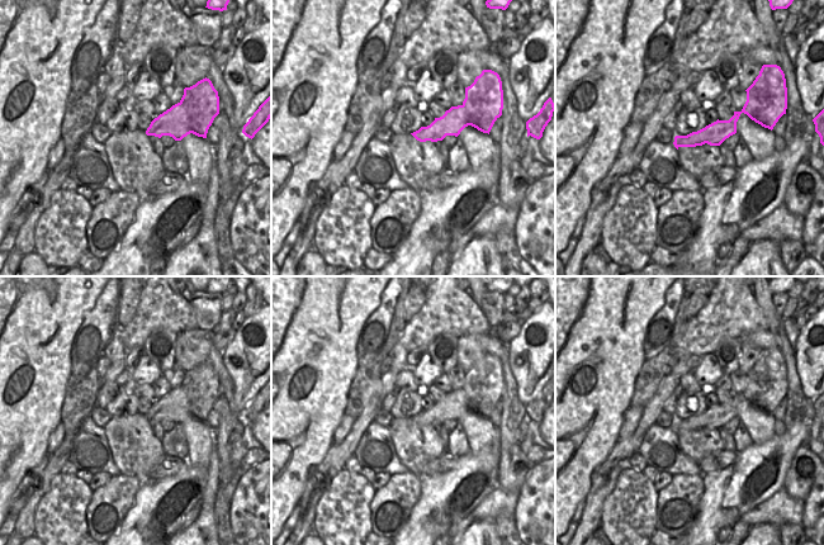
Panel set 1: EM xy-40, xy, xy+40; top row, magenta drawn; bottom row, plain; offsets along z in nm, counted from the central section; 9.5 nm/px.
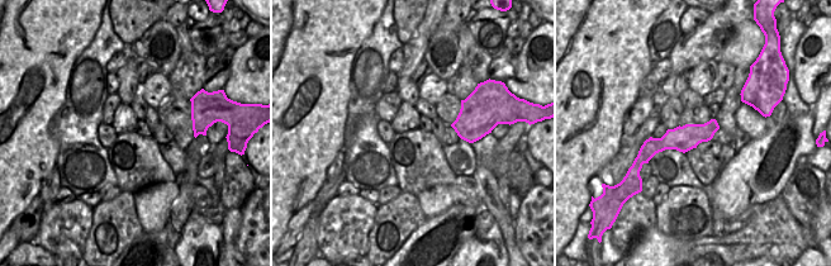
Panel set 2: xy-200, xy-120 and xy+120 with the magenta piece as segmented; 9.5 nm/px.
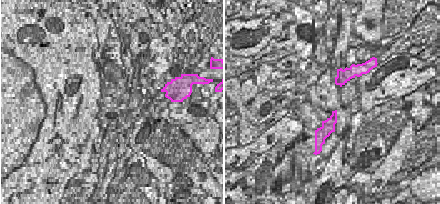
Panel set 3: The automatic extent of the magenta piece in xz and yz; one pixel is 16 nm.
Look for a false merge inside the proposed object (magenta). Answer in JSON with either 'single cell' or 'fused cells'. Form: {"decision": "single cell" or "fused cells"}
{"decision": "fused cells"}

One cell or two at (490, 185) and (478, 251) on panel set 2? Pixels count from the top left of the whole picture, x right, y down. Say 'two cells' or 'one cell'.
one cell

